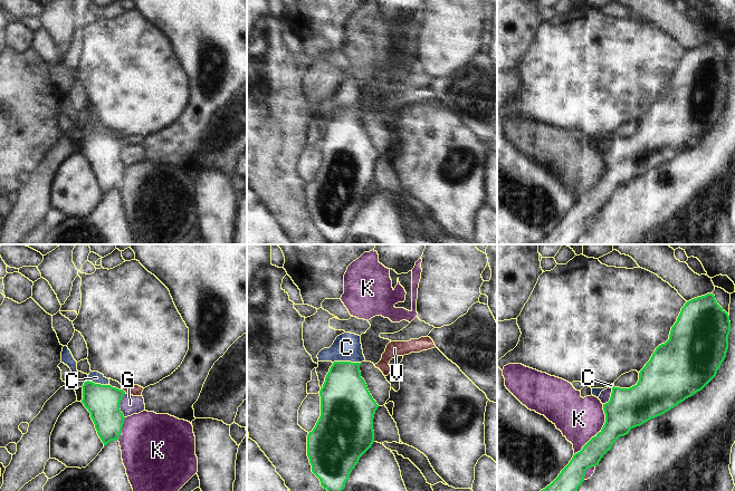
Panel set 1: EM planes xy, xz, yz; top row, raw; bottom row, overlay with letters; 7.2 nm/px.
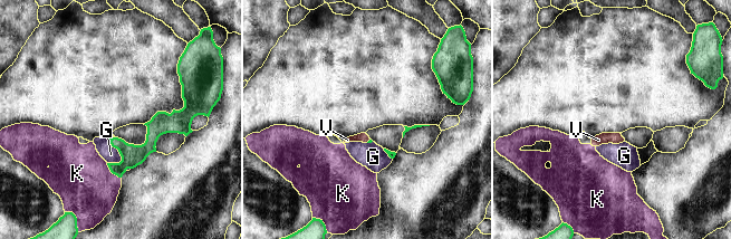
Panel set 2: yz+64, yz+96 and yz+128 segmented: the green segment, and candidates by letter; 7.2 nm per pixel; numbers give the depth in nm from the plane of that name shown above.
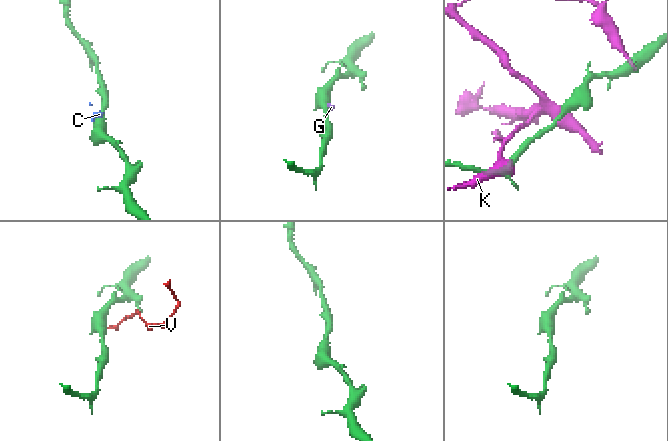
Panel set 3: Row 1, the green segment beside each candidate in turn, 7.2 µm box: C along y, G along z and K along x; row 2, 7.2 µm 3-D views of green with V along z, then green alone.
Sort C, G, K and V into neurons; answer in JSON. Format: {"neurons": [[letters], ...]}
{"neurons": [["C", "G"], ["K"], ["V"]]}

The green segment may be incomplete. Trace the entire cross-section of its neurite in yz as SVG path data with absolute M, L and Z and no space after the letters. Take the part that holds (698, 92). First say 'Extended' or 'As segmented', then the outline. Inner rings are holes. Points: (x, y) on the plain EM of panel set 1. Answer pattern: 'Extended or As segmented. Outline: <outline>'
As segmented. Outline: M713 44L687 51L671 77L669 89L656 98L650 110L640 121L638 133L630 138L612 137L610 151L603 154L605 173L602 180L573 205L550 235L535 244L575 244L584 231L585 221L596 216L620 186L701 141L716 126L726 107L729 83L729 66Z

